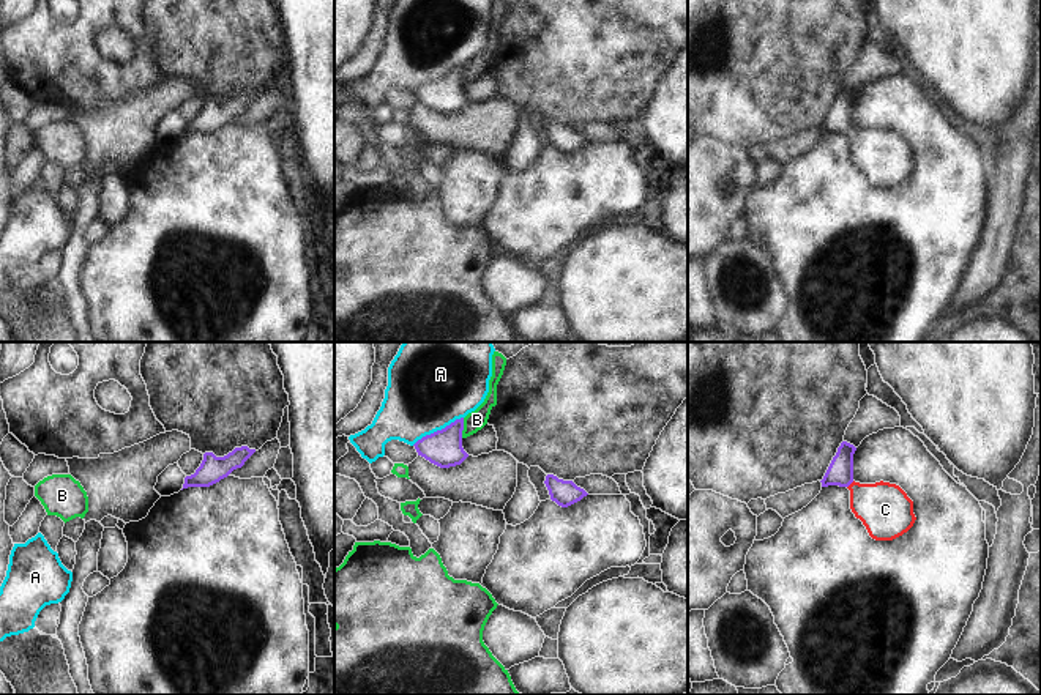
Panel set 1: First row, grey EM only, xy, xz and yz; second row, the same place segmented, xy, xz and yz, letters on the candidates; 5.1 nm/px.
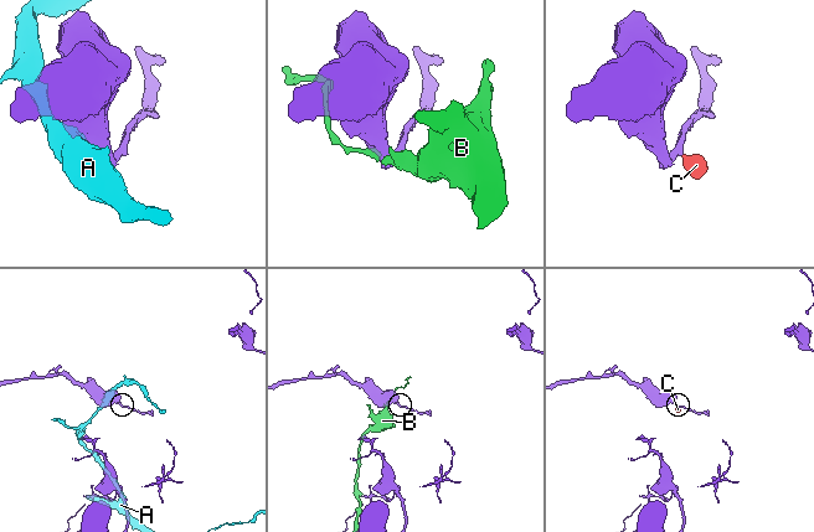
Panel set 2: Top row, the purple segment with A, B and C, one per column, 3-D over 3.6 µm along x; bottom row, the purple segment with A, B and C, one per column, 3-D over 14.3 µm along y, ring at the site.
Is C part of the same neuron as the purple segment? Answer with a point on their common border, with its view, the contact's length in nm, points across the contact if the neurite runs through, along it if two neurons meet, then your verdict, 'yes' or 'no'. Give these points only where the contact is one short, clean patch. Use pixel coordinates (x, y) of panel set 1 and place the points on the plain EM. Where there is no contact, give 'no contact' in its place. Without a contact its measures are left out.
yz (850, 130) | 50 nm | across yz (839, 118), (850, 130), (871, 150), (885, 156) | yes

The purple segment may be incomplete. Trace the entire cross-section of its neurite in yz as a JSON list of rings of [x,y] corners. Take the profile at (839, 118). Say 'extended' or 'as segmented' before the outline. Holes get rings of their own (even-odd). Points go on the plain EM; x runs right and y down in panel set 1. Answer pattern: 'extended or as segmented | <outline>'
extended | [[[842,88],[833,104],[822,134],[839,132],[850,137],[850,156],[875,188],[893,188],[907,180],[916,164],[913,148],[896,131],[860,131],[853,128],[853,101],[856,95]]]

